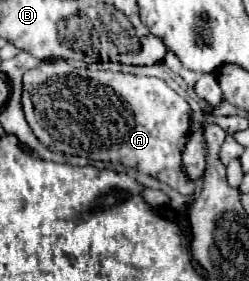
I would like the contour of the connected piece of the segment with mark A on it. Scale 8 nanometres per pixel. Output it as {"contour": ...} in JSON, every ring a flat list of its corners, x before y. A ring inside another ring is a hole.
{"contour":[[47,60,23,76,23,110,33,134,49,150,83,156,93,162,117,162,131,166,169,184,183,196,191,196,195,192,195,180,191,180,181,166,181,150,185,148,191,132,191,108,159,78,89,70,67,60]]}

